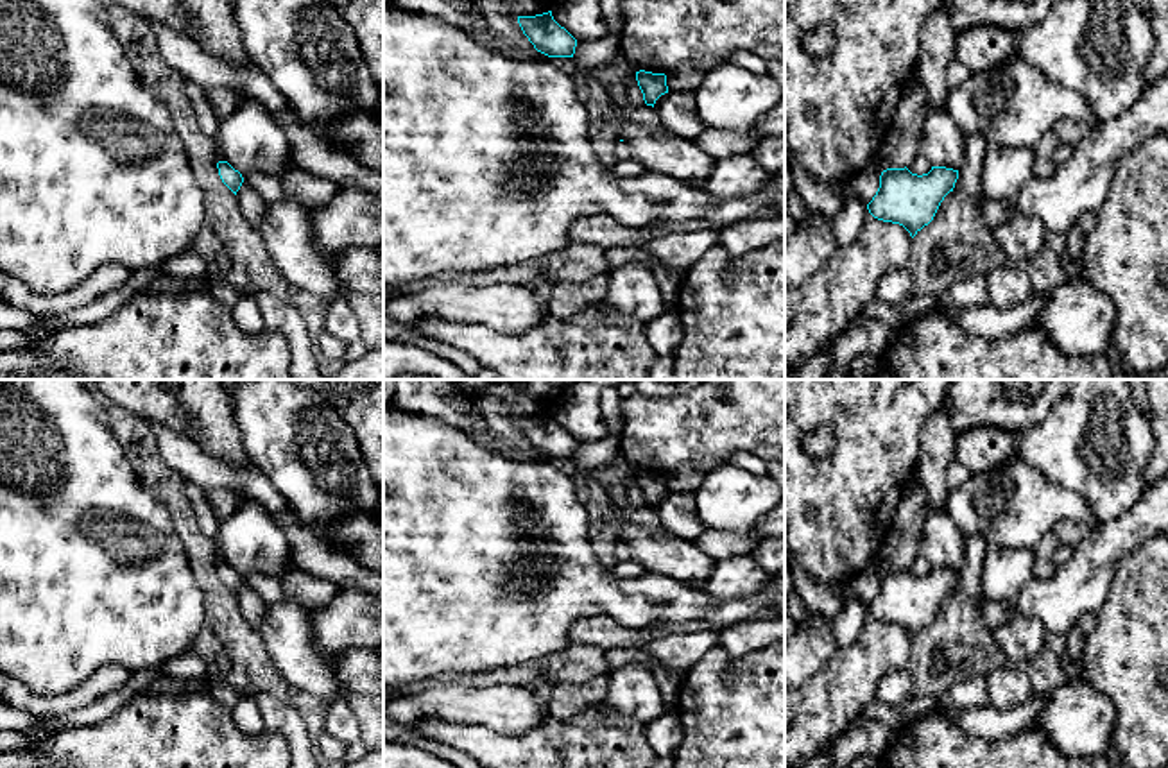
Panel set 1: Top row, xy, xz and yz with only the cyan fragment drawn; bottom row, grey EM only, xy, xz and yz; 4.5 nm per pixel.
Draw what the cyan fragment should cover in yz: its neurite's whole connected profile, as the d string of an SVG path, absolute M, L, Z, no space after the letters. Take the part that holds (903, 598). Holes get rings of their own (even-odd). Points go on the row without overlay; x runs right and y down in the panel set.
M906 567L887 569L880 576L880 589L867 610L878 621L903 627L914 639L933 621L957 580L958 571L946 567L932 567L923 576L912 575Z

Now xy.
M186 482L185 494L195 512L201 530L210 537L210 541L215 546L219 559L217 569L222 584L236 596L236 593L244 584L244 578L226 562L226 559L220 553L220 544L219 544L220 521L215 517L213 510L206 503L204 491L199 485L195 485L193 482Z

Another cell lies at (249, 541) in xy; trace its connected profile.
M245 501L236 514L220 521L219 544L242 578L253 573L281 578L296 566L290 542L271 512L254 501Z

